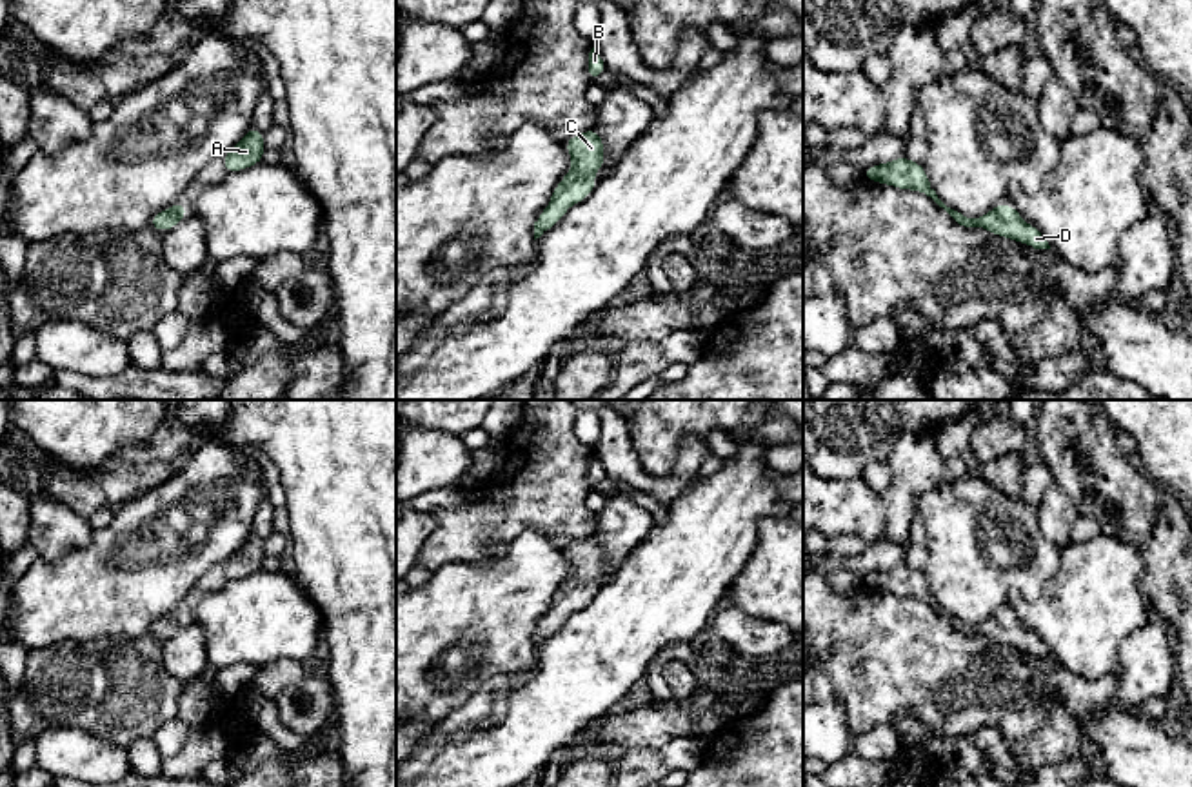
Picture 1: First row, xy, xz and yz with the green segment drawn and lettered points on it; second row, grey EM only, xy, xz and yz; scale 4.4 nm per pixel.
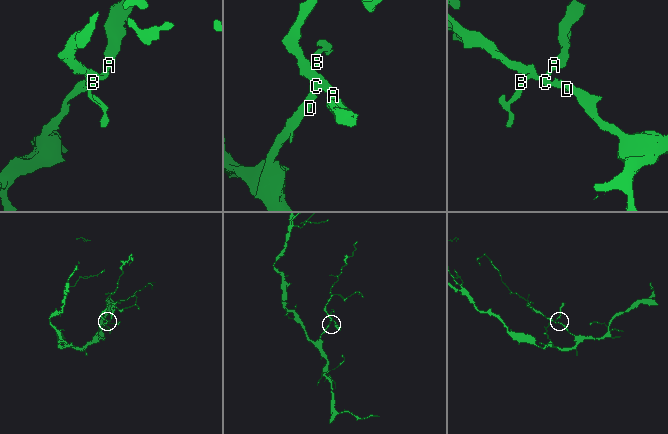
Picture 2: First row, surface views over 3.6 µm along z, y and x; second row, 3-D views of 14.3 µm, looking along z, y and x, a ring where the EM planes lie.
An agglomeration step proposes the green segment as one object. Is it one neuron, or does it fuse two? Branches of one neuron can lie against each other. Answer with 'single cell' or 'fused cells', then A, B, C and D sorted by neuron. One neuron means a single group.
single cell | A B C D

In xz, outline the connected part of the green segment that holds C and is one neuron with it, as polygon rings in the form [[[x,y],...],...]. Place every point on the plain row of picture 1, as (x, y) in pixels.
[[[592,534],[574,542],[565,549],[565,556],[572,565],[572,576],[560,587],[551,602],[551,611],[534,629],[534,647],[556,633],[572,611],[583,609],[598,589],[592,585],[605,571],[603,547]]]

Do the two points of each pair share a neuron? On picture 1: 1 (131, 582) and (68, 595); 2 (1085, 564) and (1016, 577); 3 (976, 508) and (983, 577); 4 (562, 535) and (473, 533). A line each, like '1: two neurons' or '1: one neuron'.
1: one neuron
2: two neurons
3: one neuron
4: one neuron

